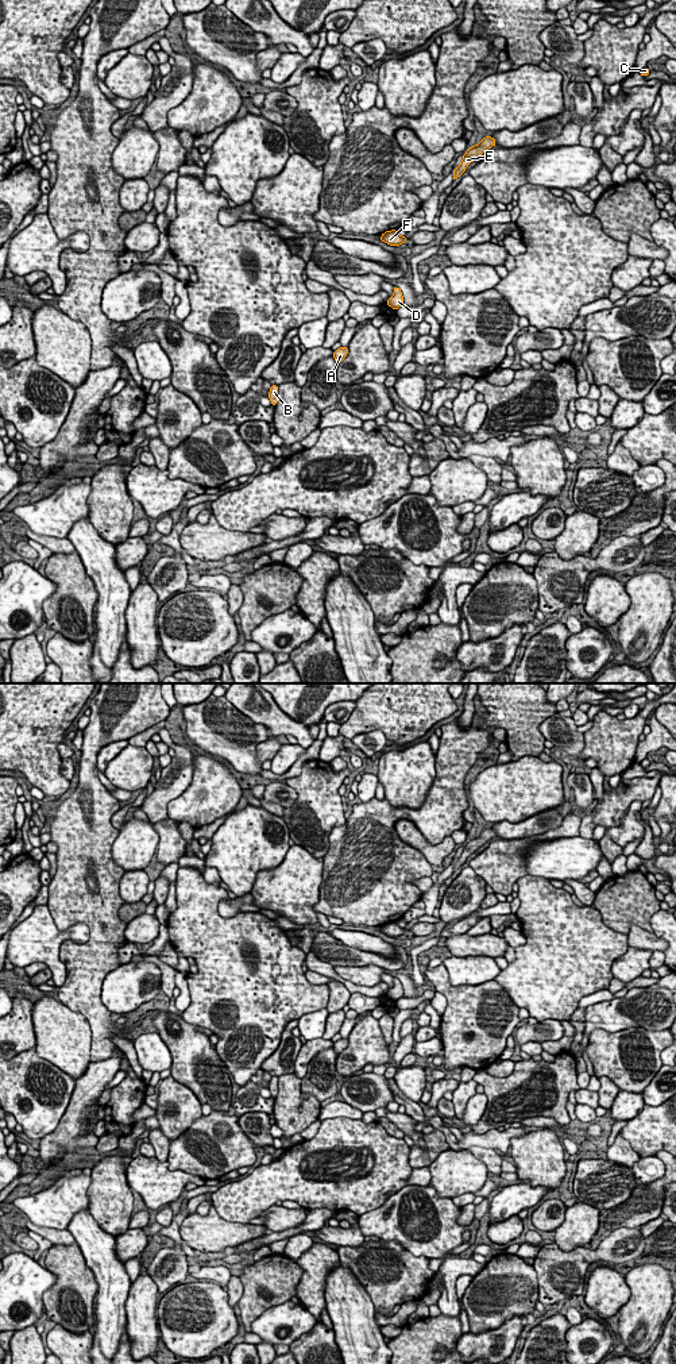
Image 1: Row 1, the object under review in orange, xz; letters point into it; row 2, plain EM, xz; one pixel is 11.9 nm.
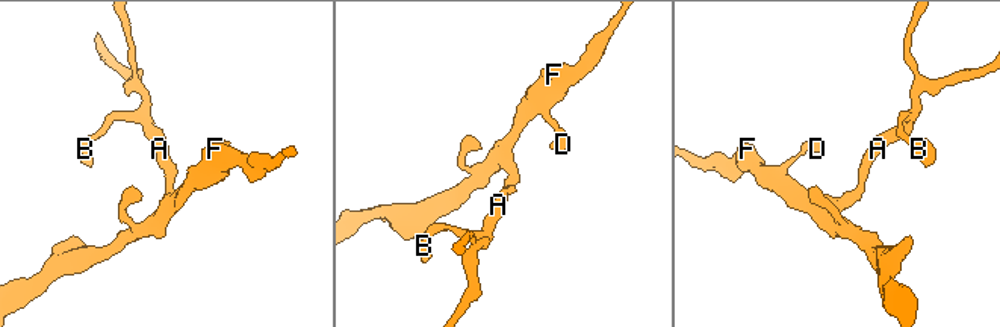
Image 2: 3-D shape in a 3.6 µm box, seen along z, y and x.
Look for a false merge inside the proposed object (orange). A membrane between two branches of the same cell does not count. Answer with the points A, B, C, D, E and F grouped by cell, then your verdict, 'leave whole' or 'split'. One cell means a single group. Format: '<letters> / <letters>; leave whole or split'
A B C D E F; leave whole

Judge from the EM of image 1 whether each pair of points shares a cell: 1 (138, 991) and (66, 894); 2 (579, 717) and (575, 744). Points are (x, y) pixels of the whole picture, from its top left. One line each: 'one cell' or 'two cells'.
1: two cells
2: two cells

